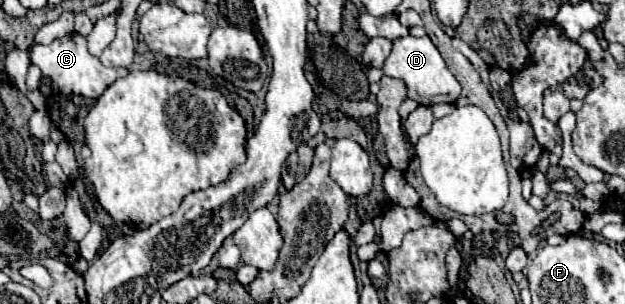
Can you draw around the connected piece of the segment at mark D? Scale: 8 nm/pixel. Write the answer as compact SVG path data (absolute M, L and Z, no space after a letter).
M406 36L406 38L396 40L392 54L384 62L382 70L384 70L386 76L402 80L408 88L408 98L416 100L418 104L424 104L424 106L432 106L432 104L438 104L438 102L454 104L460 98L458 80L446 68L440 52L436 50L436 46L432 44L432 40L428 36L422 36L422 38Z

